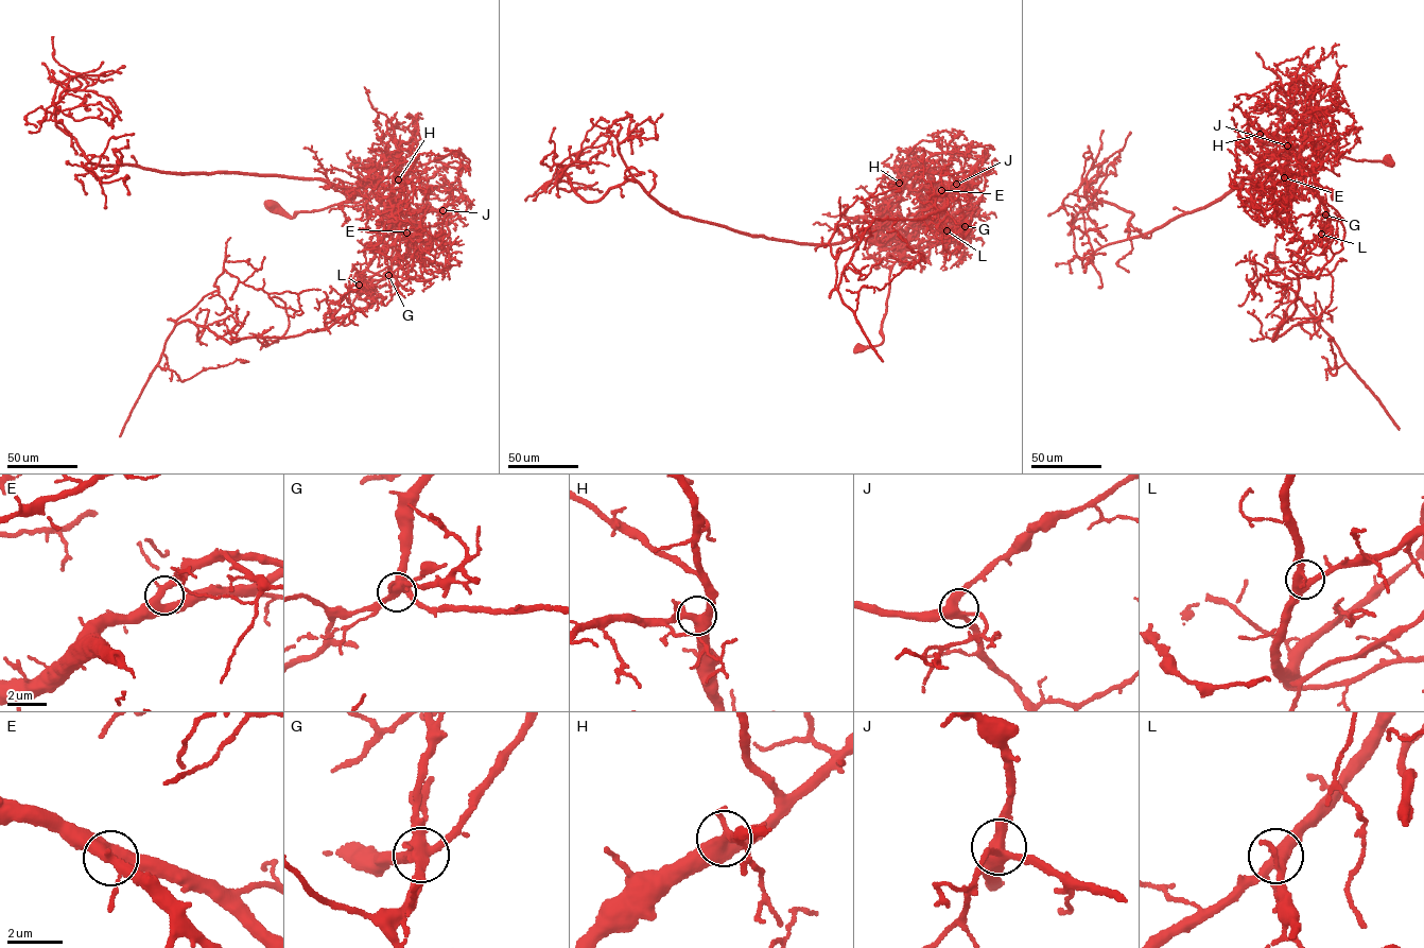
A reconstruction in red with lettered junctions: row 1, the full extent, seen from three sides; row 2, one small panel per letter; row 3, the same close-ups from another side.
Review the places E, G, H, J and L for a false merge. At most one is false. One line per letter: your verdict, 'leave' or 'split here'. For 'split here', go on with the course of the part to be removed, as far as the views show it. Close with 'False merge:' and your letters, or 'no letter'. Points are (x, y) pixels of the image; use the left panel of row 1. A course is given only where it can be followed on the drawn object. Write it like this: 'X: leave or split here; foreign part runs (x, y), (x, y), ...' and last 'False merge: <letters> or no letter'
E: leave
G: split here; foreign part runs (388, 275), (359, 290), (345, 325), (343, 314), (230, 343), (175, 321), (225, 270), (297, 294), (297, 314)
H: leave
J: leave
L: leave
False merge: G

